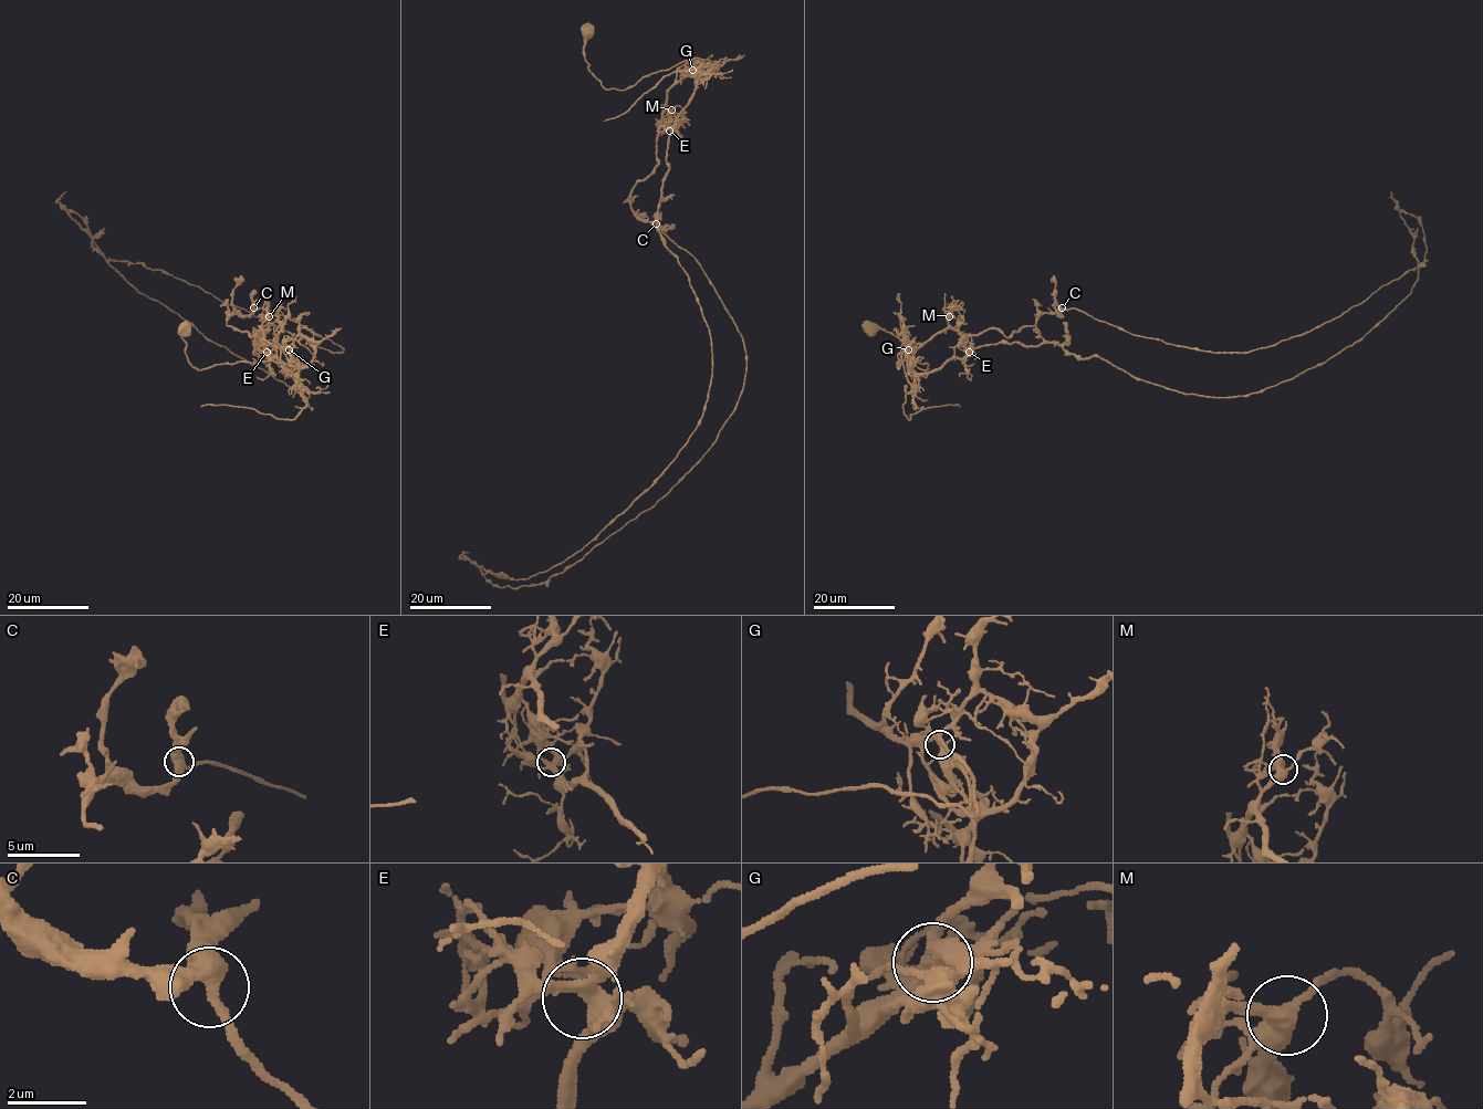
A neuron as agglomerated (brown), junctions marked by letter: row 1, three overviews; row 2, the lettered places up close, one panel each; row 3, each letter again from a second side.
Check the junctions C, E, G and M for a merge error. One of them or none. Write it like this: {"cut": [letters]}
{"cut": ["G"]}

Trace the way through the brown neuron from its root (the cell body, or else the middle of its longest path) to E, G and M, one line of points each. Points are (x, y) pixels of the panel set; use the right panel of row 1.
E: (870, 328), (893, 333), (919, 368), (928, 364), (897, 366), (902, 365), (912, 385), (917, 376), (969, 352)
G: (870, 328), (893, 333), (911, 359), (927, 369), (928, 364), (908, 361), (897, 367), (900, 354), (909, 348)
M: (870, 328), (893, 333), (927, 369), (918, 362), (897, 366), (907, 347), (941, 333), (949, 316)

